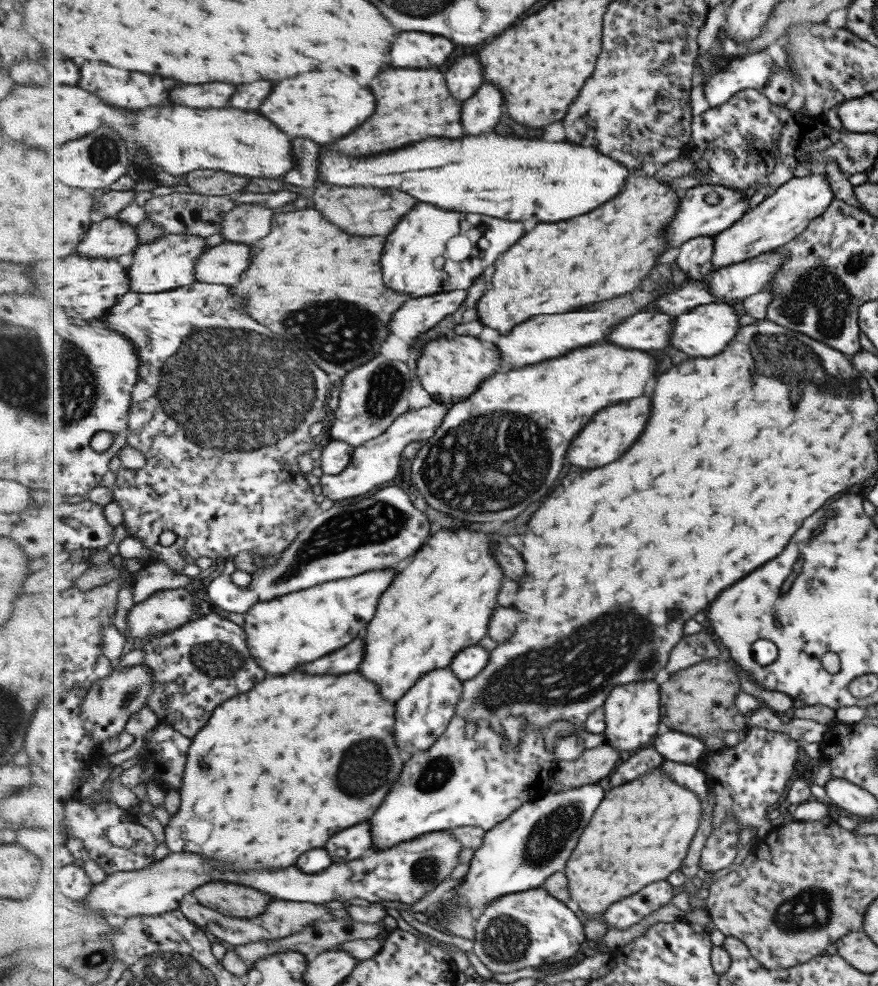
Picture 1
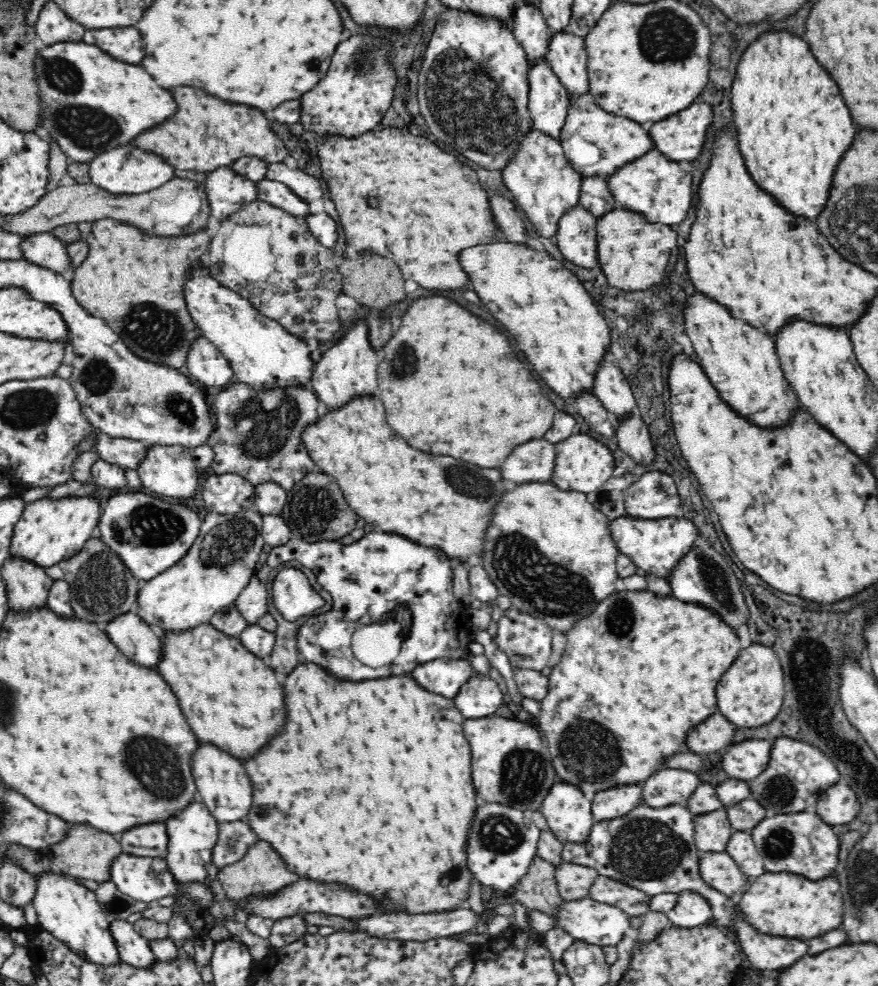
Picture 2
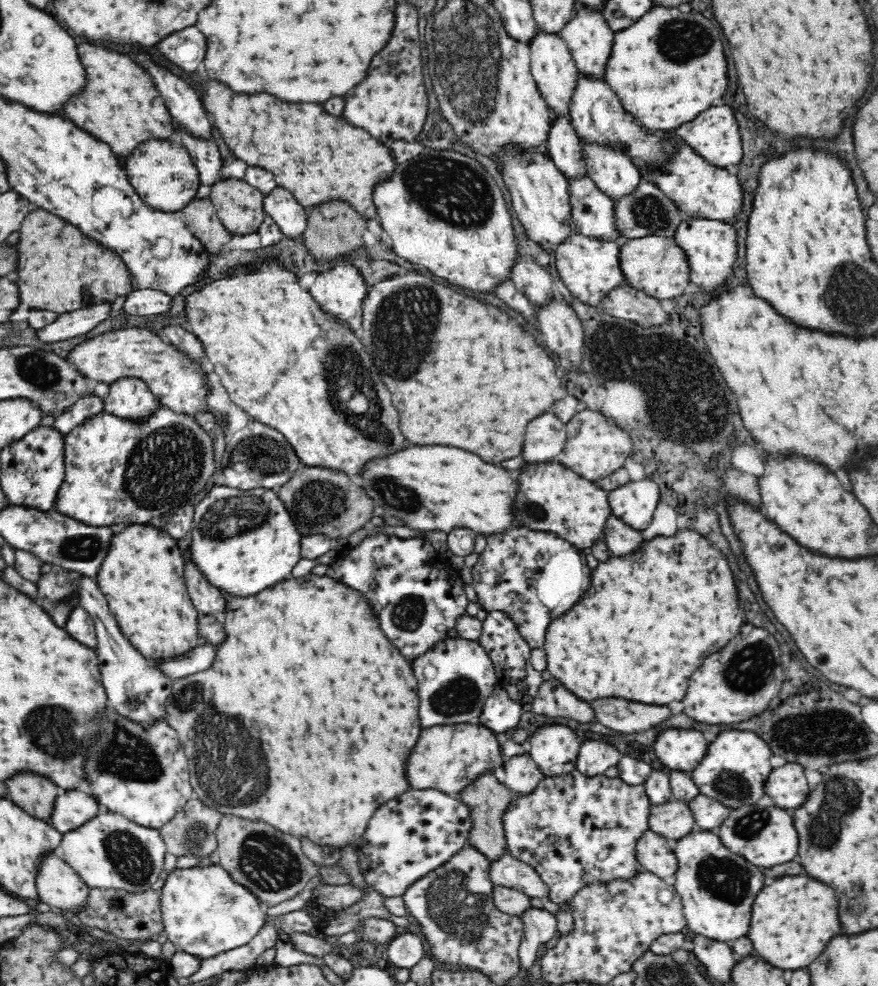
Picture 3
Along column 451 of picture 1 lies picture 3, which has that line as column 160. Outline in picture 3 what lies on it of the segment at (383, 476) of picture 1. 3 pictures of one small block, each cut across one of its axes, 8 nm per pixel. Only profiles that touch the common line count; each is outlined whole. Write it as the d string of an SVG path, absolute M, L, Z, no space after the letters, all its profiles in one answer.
M128 378L110 384L109 394L103 401L103 412L133 424L146 424L157 416L161 404L145 382Z

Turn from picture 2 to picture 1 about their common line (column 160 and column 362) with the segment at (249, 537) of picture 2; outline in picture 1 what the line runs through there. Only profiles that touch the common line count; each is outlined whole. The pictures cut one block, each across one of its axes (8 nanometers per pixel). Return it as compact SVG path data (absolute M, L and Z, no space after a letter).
M382 569L332 581L270 602L259 601L246 614L250 650L267 672L286 675L298 664L314 662L365 635L379 612L380 601L400 576L400 570Z

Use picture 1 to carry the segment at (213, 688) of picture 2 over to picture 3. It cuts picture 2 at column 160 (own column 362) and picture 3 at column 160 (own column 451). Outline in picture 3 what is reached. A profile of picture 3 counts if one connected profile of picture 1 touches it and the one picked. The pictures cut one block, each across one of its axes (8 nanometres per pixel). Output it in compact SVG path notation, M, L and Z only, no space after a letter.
M138 524L120 532L112 548L95 581L108 598L110 610L126 639L154 664L174 663L186 657L196 649L202 634L198 612L186 590L182 542L163 528Z

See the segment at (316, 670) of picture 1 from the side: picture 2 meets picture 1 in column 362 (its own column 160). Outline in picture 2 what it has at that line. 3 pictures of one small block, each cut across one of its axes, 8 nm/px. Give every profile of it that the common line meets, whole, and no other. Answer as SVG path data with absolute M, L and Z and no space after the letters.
M134 612L118 616L105 625L108 636L134 664L156 668L164 656L164 640L154 631L147 629Z

